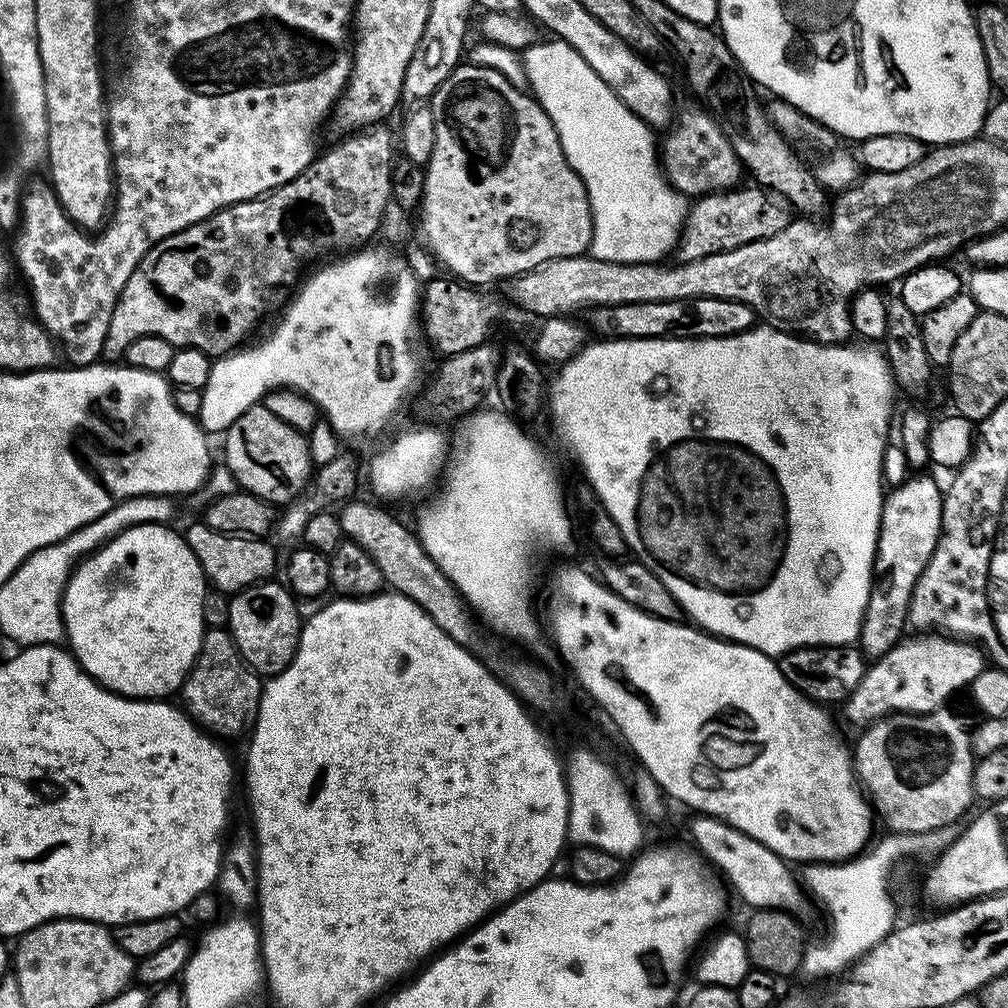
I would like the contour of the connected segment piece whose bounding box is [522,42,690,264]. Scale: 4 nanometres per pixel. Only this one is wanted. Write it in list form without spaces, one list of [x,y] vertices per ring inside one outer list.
[[[544,42],[536,43],[532,48],[525,48],[522,52],[522,65],[524,73],[527,76],[527,83],[530,85],[531,91],[534,93],[535,99],[540,101],[540,105],[544,108],[553,126],[556,127],[556,133],[560,135],[560,145],[568,159],[568,166],[576,176],[580,175],[580,180],[584,183],[583,191],[588,197],[588,204],[592,210],[592,243],[590,252],[593,257],[599,260],[608,260],[610,263],[618,264],[656,264],[663,261],[662,258],[668,251],[672,252],[677,247],[681,237],[681,228],[689,212],[689,201],[685,193],[677,191],[671,183],[666,179],[665,173],[662,171],[661,165],[658,163],[658,154],[656,158],[656,148],[652,145],[652,136],[648,133],[648,128],[643,119],[637,116],[631,108],[626,107],[612,90],[612,85],[607,84],[602,78],[598,78],[598,74],[594,74],[594,70],[581,56],[571,48],[570,45],[563,42],[552,42],[556,44],[544,44]]]

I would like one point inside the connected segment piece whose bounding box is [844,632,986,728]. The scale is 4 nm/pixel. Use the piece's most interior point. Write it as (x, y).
(917, 675)

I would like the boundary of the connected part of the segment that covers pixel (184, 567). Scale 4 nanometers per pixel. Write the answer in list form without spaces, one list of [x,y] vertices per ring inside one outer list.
[[[142,523],[125,528],[119,535],[113,537],[103,547],[98,548],[91,555],[85,555],[72,569],[68,584],[64,588],[62,611],[64,614],[64,631],[66,644],[77,664],[104,688],[116,692],[120,696],[129,698],[168,698],[171,692],[179,693],[184,687],[184,679],[188,671],[194,666],[196,655],[204,641],[206,625],[202,606],[206,595],[206,577],[198,558],[188,549],[187,539],[183,535],[175,536],[171,527],[163,523]]]

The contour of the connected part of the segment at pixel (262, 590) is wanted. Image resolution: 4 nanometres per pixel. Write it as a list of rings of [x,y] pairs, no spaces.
[[[261,582],[253,584],[251,588],[244,588],[229,599],[230,614],[228,615],[227,631],[232,634],[232,641],[236,643],[237,650],[244,661],[264,678],[277,676],[293,658],[296,657],[296,647],[300,644],[300,630],[302,615],[296,609],[297,597],[283,583]]]

